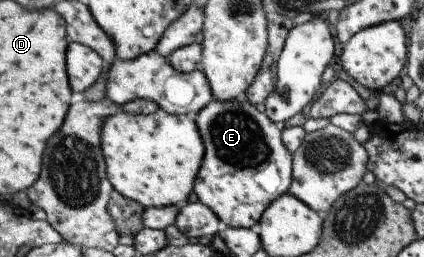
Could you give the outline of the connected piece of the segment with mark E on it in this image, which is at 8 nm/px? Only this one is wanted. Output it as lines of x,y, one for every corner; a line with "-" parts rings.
239,96
232,101
219,102
215,100
209,101
205,108
201,112
194,114
193,119
195,122
199,122
199,134
203,134
203,146
207,146
207,158
202,158
203,170
199,170
199,182
195,182
195,196
197,200
207,206
207,208
215,214
221,226
231,227
232,229
249,229
250,226
257,223
265,210
265,207
276,198
279,198
282,194
288,192
288,186
291,182
292,177
292,154
288,153
288,150
283,146
280,139
280,125
276,125
271,122
271,119
267,118
264,112
258,112
255,107
246,99
245,96

